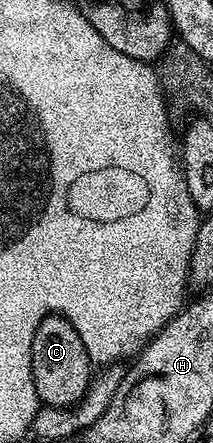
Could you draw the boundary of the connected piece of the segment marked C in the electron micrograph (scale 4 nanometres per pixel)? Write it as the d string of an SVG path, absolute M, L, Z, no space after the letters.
M53 314L38 326L32 343L32 373L41 405L70 408L79 405L87 397L94 371L88 348L84 344L87 344L85 337L78 334L75 323L67 315Z

